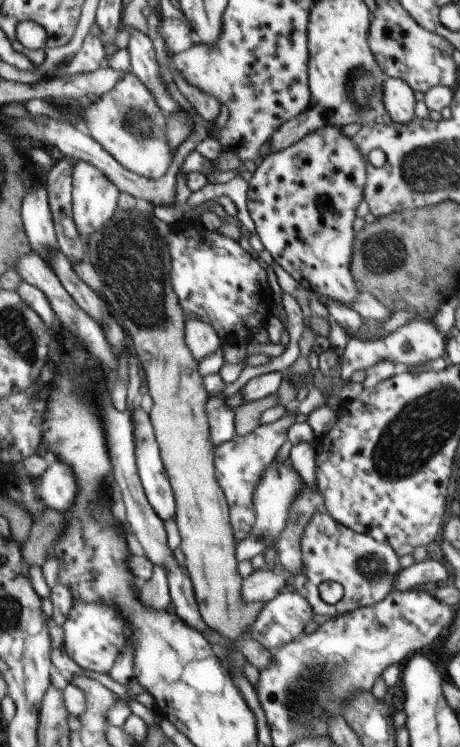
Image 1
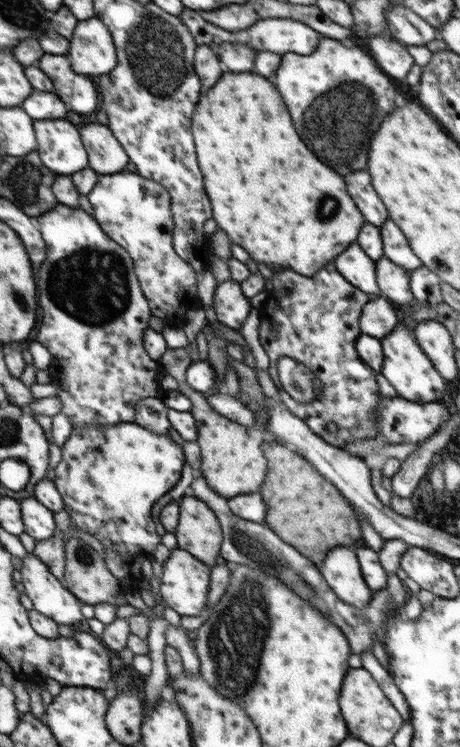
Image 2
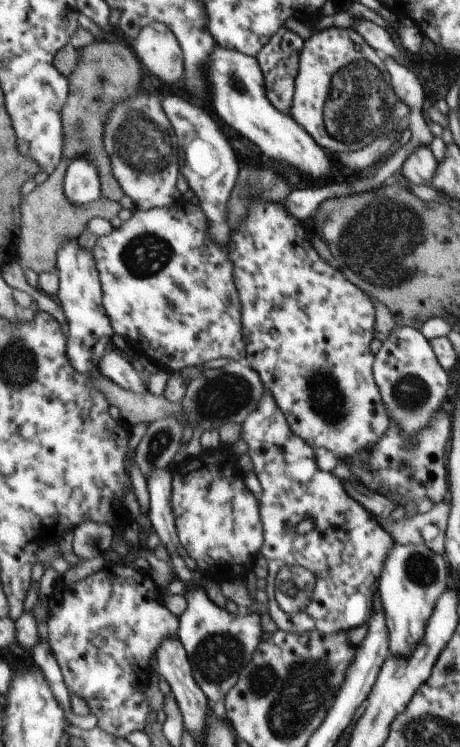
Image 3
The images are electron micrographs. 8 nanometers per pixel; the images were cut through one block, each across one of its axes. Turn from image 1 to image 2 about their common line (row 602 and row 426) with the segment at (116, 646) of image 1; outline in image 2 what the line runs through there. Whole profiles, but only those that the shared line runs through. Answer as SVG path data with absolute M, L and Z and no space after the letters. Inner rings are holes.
M59 204L42 214L39 220L43 238L48 238L47 254L52 254L52 258L42 262L36 274L42 326L34 340L52 355L47 372L51 383L58 386L55 396L61 402L60 412L79 428L134 423L138 402L161 395L160 381L165 374L159 361L155 361L144 346L145 330L153 316L136 276L134 261L123 246L109 237L100 222L81 208Z

